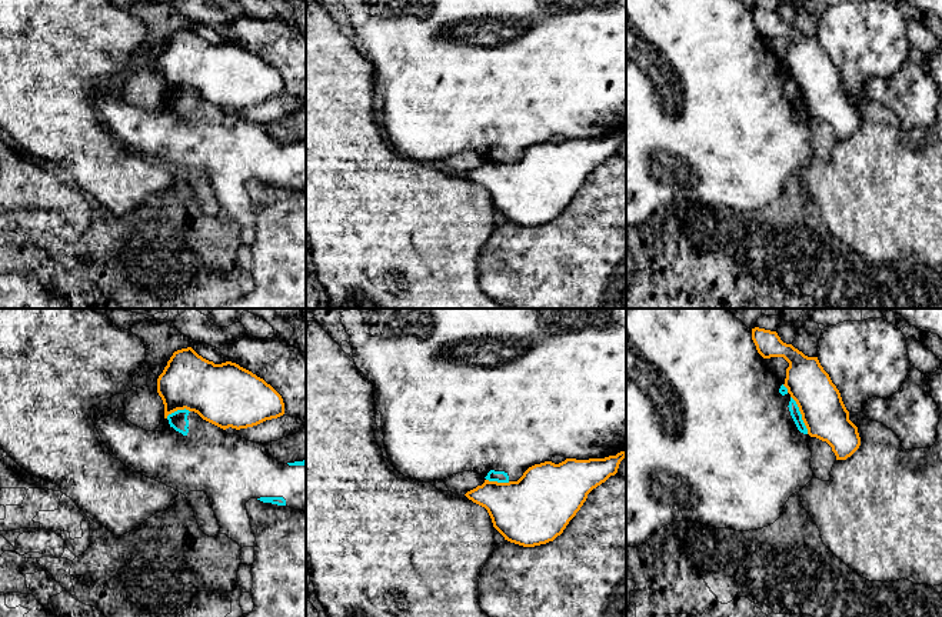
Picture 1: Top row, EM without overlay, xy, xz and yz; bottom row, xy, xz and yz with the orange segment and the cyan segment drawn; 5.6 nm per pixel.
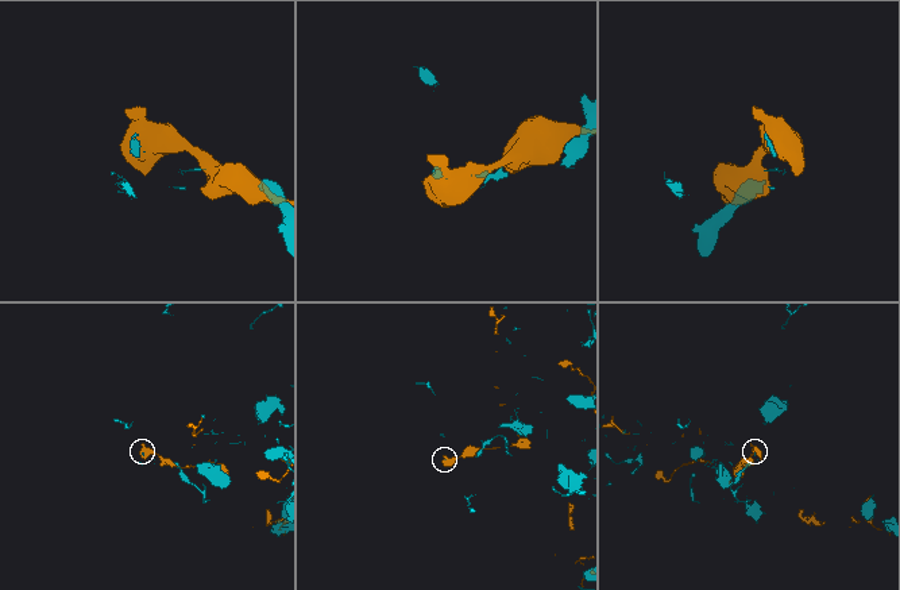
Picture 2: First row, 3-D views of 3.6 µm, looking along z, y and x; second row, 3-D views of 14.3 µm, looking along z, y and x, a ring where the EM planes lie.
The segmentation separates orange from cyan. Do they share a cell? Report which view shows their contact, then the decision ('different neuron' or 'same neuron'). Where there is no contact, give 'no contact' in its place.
meets orange in yz; different neuron

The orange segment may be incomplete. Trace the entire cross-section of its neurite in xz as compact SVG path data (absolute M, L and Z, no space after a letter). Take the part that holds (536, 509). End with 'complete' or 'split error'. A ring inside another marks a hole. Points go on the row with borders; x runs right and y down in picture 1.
M620 451L605 458L566 458L559 464L545 461L529 467L517 481L485 480L482 486L465 496L487 510L493 527L505 540L523 547L535 547L560 536L586 501L587 494L610 476L615 476L625 457L626 453Z | complete

